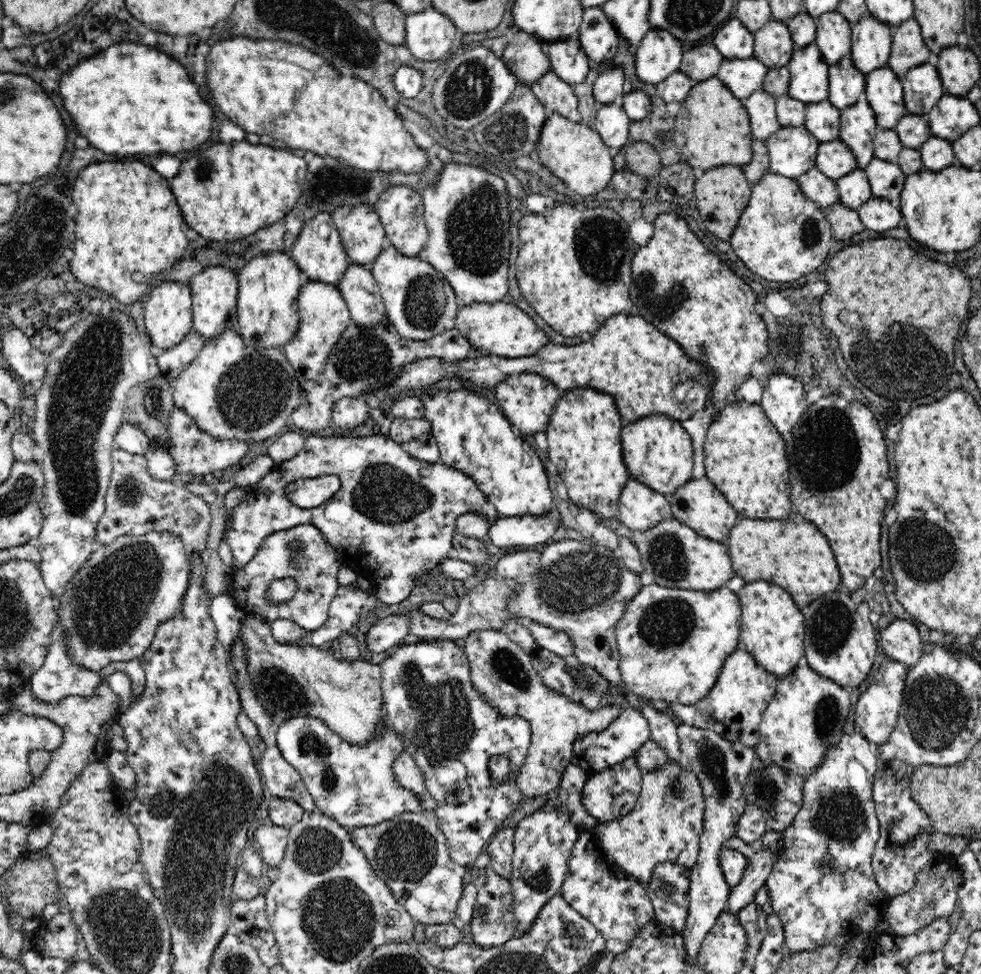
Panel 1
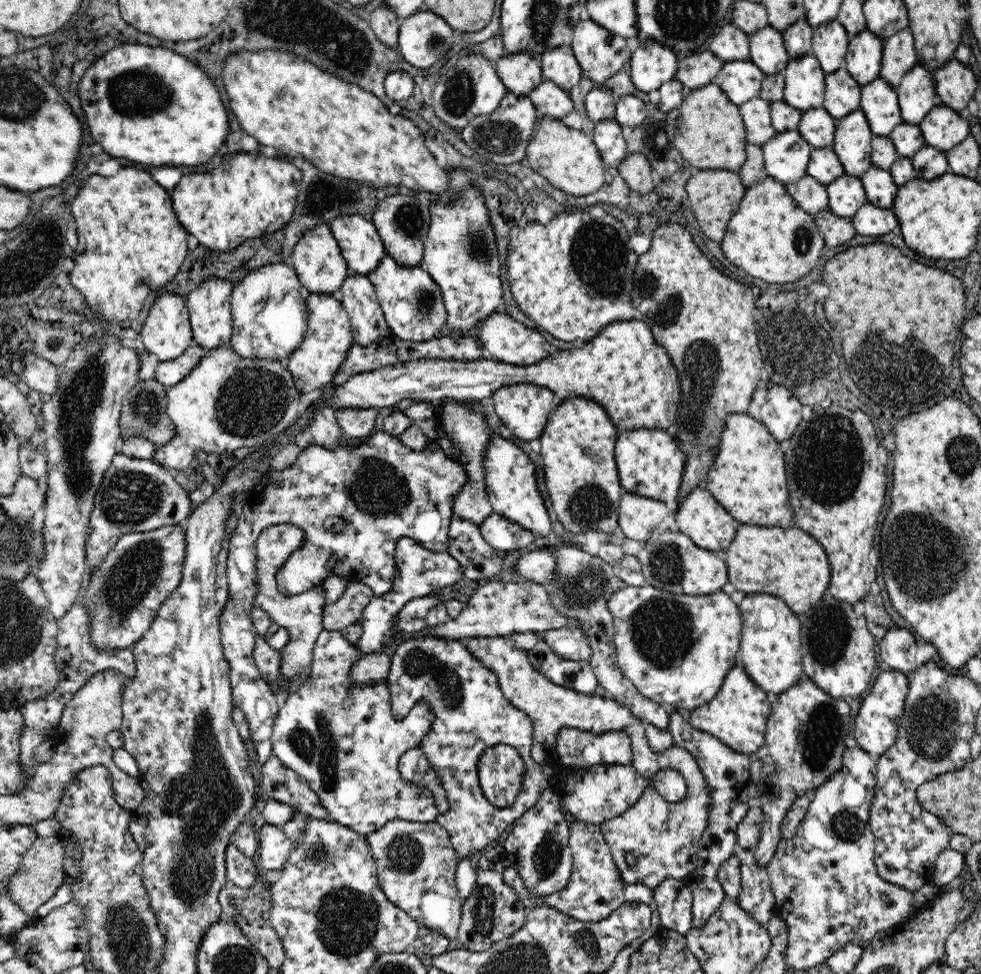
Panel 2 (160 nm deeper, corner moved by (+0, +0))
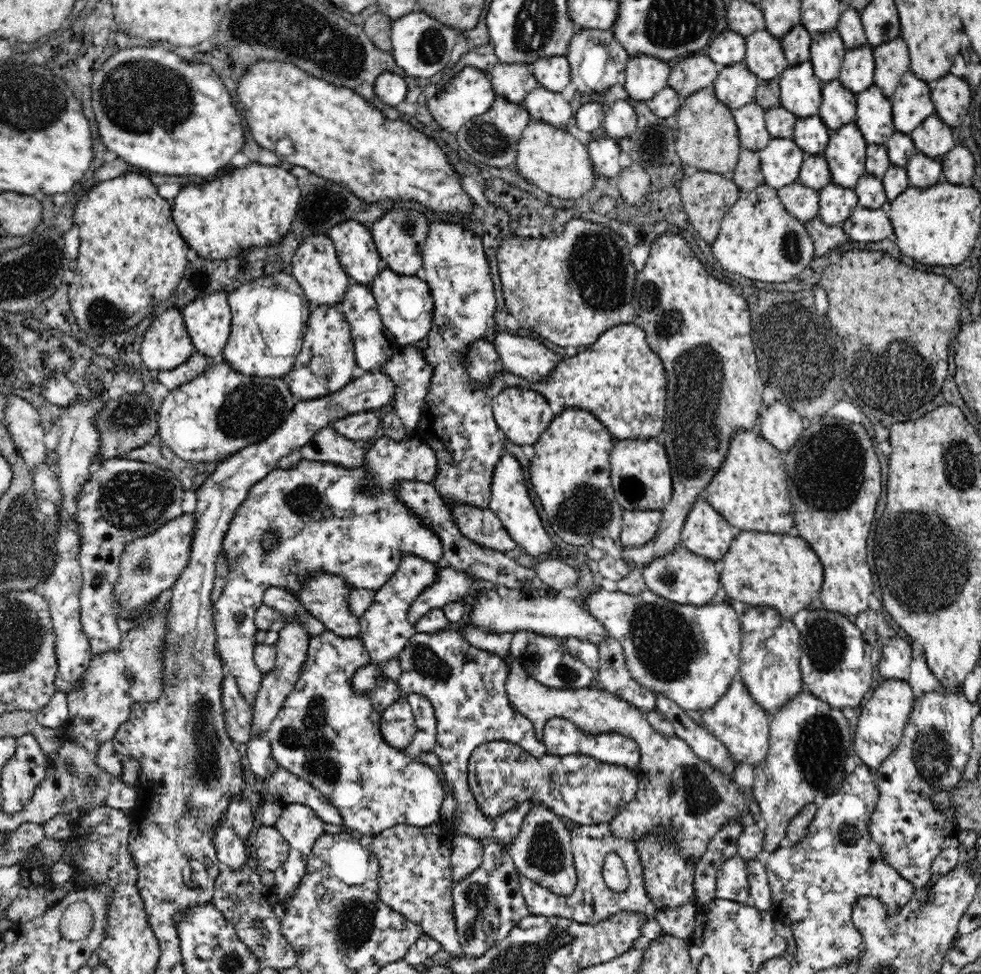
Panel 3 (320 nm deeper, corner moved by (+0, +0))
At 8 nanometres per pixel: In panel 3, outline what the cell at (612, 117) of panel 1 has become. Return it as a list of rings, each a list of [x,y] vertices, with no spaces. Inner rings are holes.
[[[598,137],[587,146],[588,156],[592,161],[596,178],[617,177],[622,168],[618,164],[620,147],[618,141],[610,137]]]

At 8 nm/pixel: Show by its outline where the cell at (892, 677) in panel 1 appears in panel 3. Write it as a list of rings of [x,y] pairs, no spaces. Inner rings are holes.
[[[885,680],[880,687],[874,690],[872,697],[862,708],[854,734],[853,749],[862,762],[870,767],[872,772],[877,772],[882,762],[901,743],[914,703],[915,696],[908,682]]]

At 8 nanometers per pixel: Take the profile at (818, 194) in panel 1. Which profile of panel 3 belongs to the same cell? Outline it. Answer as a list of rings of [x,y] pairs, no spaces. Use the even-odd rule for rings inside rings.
[[[800,182],[792,183],[776,190],[782,205],[790,215],[801,223],[818,217],[818,191]]]

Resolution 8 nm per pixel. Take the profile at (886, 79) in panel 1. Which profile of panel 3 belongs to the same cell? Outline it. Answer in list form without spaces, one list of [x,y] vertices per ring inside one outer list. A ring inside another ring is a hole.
[[[876,85],[856,95],[854,122],[868,145],[885,145],[895,133],[891,102]]]

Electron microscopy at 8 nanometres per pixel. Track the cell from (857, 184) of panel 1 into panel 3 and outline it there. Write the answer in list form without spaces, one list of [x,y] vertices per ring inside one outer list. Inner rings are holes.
[[[834,183],[818,191],[818,218],[828,226],[840,225],[850,218],[857,207],[854,189],[846,189]]]

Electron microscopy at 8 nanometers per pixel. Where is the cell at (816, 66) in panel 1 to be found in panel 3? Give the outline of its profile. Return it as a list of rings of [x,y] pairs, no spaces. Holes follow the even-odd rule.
[[[810,61],[786,68],[779,76],[780,107],[798,119],[816,116],[822,100],[822,82],[814,75]]]

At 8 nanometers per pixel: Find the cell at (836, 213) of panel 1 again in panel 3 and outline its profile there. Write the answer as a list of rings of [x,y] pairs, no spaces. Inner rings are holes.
[[[818,217],[805,222],[804,229],[810,235],[812,245],[814,245],[812,258],[824,256],[849,241],[848,235],[844,233],[841,225],[828,226]]]

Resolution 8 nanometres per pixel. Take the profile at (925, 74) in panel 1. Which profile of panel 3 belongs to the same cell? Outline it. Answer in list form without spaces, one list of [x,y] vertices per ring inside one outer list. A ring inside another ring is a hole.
[[[910,70],[902,75],[897,89],[888,99],[893,109],[895,131],[910,134],[926,118],[935,114],[931,85],[918,79]]]

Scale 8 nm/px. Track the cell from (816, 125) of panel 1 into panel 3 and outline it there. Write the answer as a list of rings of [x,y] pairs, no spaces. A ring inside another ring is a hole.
[[[818,115],[797,119],[793,130],[794,143],[809,155],[824,154],[829,142],[830,130]]]

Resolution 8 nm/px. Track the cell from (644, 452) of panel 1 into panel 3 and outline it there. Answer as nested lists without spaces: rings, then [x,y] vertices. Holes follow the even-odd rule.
[[[657,439],[618,441],[609,453],[610,478],[615,501],[622,510],[658,510],[671,501],[673,492],[670,463],[664,445]]]

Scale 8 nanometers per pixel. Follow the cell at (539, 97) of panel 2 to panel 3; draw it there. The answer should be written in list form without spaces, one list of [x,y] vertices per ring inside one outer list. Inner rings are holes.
[[[536,87],[520,105],[528,111],[531,121],[544,122],[554,127],[566,124],[572,118],[571,104],[562,93],[544,87]]]

